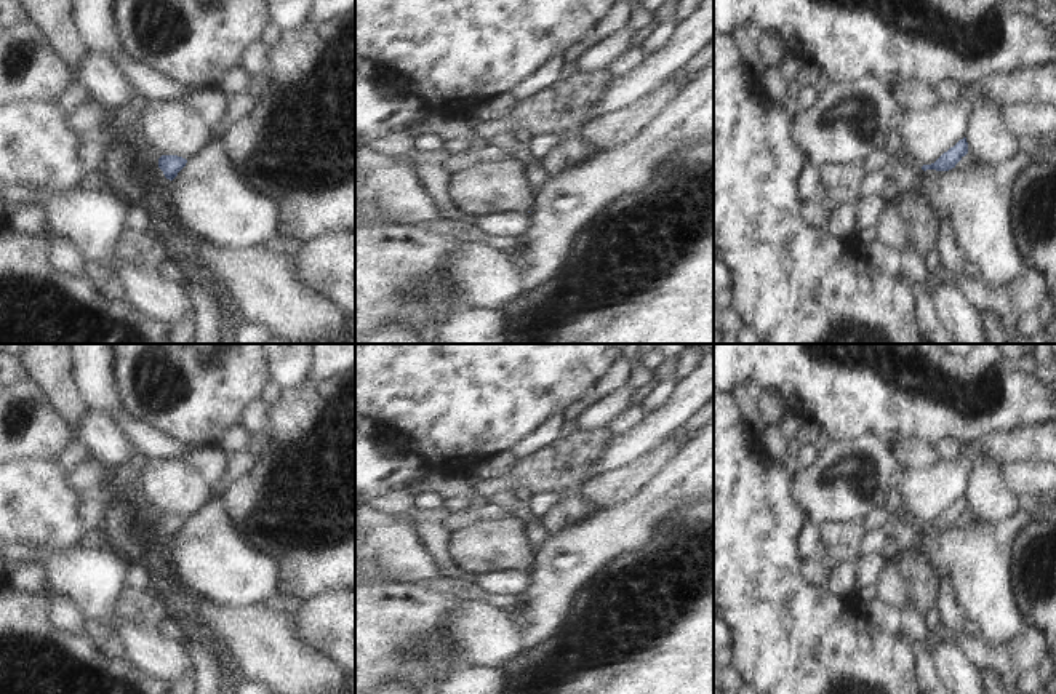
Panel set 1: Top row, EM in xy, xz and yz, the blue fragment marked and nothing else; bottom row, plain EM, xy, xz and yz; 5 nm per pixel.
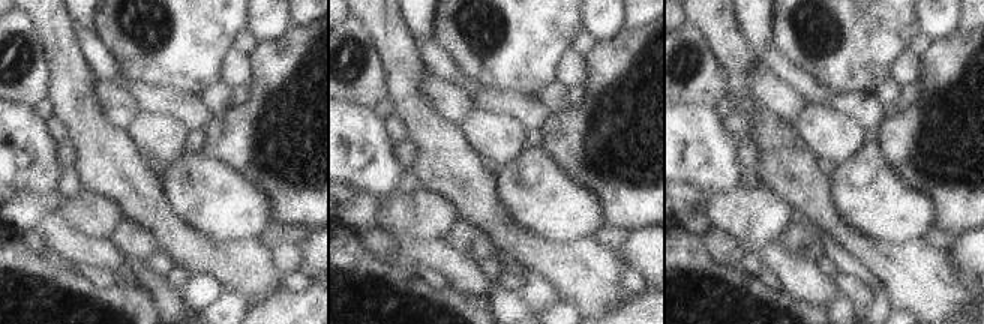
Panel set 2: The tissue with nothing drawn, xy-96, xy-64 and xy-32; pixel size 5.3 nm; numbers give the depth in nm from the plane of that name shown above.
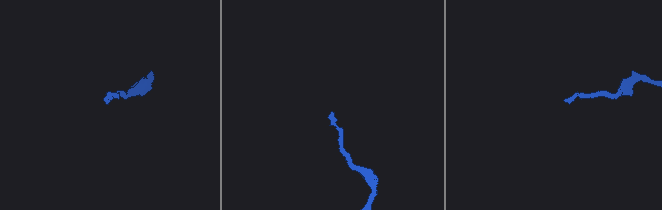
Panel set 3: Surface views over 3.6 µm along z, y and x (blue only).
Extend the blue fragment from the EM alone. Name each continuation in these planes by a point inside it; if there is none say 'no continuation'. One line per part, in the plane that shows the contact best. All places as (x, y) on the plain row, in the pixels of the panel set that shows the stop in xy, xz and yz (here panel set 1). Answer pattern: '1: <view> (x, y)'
no continuation

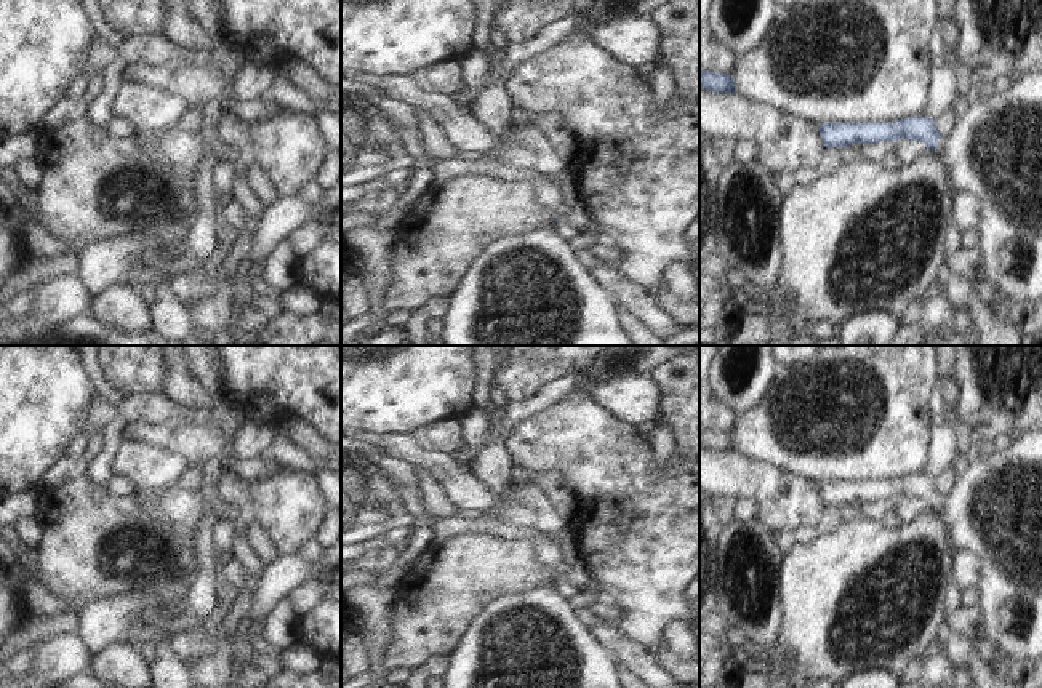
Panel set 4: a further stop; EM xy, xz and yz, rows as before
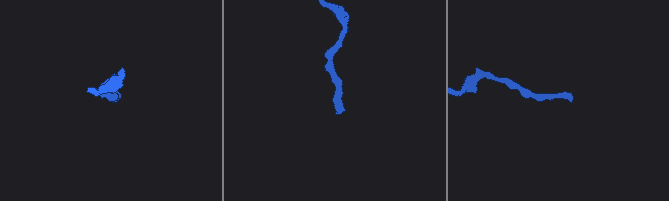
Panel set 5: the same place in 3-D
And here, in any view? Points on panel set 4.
1: yz (994, 509)

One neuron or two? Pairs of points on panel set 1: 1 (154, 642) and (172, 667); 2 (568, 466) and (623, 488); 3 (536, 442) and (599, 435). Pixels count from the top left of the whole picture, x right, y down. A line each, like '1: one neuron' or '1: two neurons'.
1: one neuron
2: two neurons
3: two neurons

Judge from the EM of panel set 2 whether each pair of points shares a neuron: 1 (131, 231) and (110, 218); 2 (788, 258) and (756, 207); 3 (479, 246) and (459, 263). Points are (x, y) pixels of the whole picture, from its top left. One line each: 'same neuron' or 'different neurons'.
1: different neurons
2: different neurons
3: different neurons

